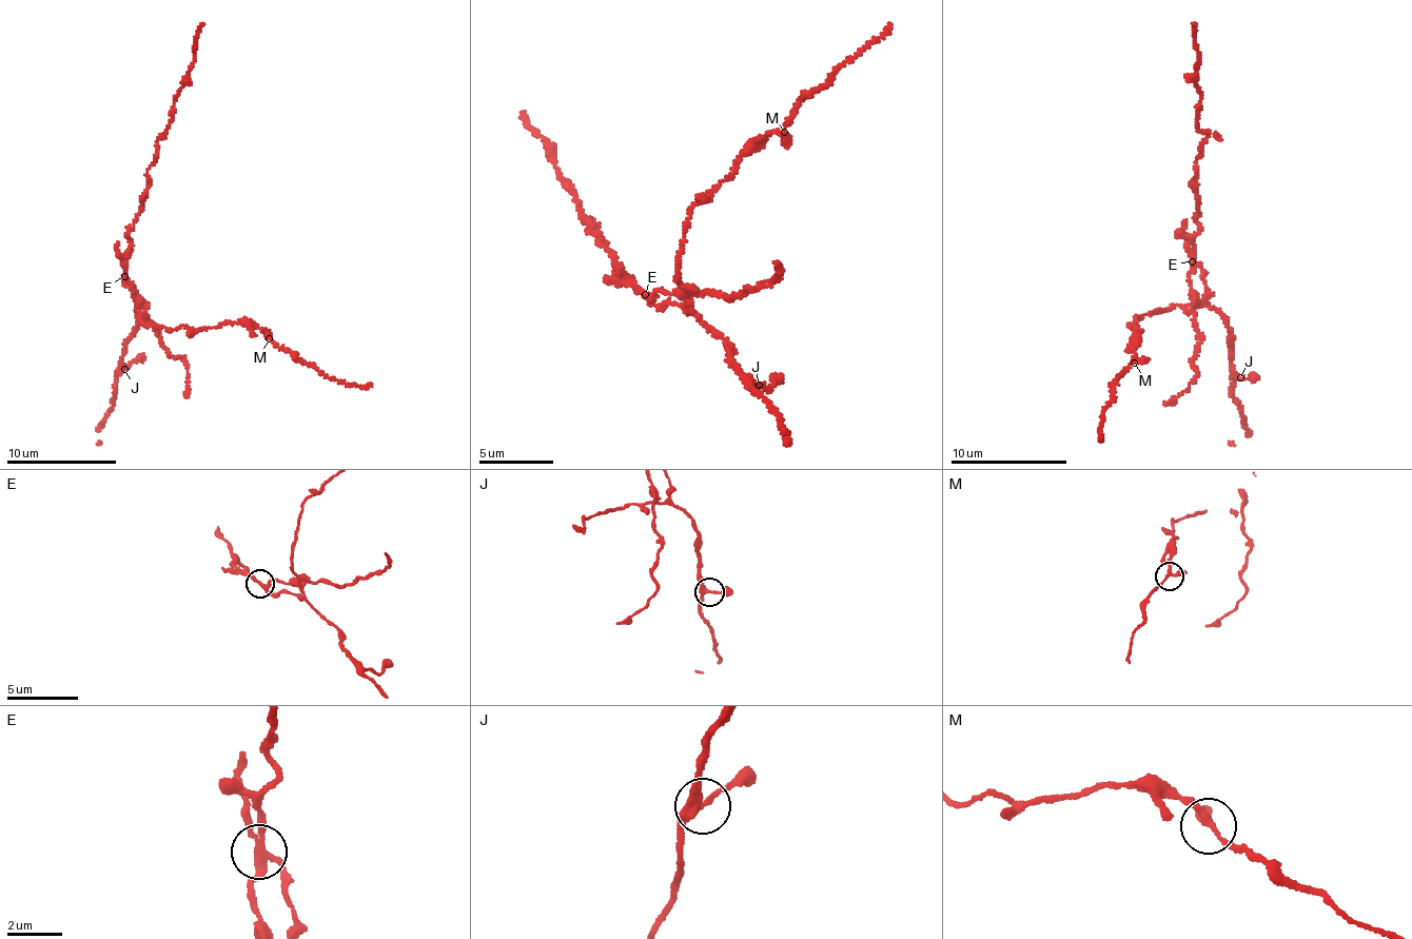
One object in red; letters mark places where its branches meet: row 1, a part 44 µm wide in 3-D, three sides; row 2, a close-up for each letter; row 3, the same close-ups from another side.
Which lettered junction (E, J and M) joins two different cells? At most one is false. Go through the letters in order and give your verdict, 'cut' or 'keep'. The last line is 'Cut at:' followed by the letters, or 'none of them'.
E: cut
J: keep
M: keep
Cut at: E

